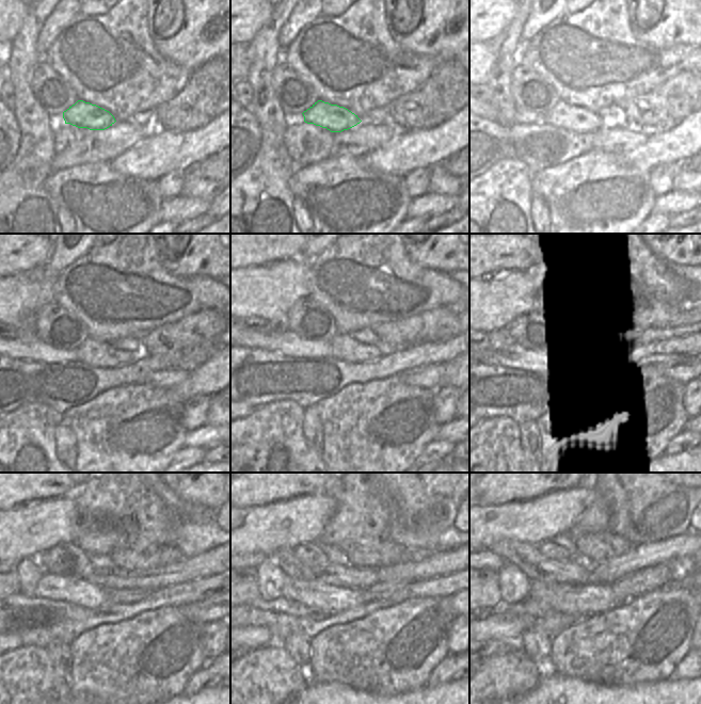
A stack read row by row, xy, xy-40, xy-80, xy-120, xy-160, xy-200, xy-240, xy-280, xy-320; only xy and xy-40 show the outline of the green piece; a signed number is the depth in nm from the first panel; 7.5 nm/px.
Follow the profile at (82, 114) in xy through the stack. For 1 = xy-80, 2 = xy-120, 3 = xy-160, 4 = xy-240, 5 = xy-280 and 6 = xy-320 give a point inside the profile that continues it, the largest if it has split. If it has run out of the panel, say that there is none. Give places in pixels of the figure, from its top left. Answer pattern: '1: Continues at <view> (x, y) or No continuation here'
1: Continues at xy-80 (564, 115)
2: Continues at xy-120 (95, 353)
3: Continues at xy-160 (344, 348)
4: Continues at xy-240 (130, 595)
5: Continues at xy-280 (380, 591)
6: Continues at xy-320 (646, 580)

